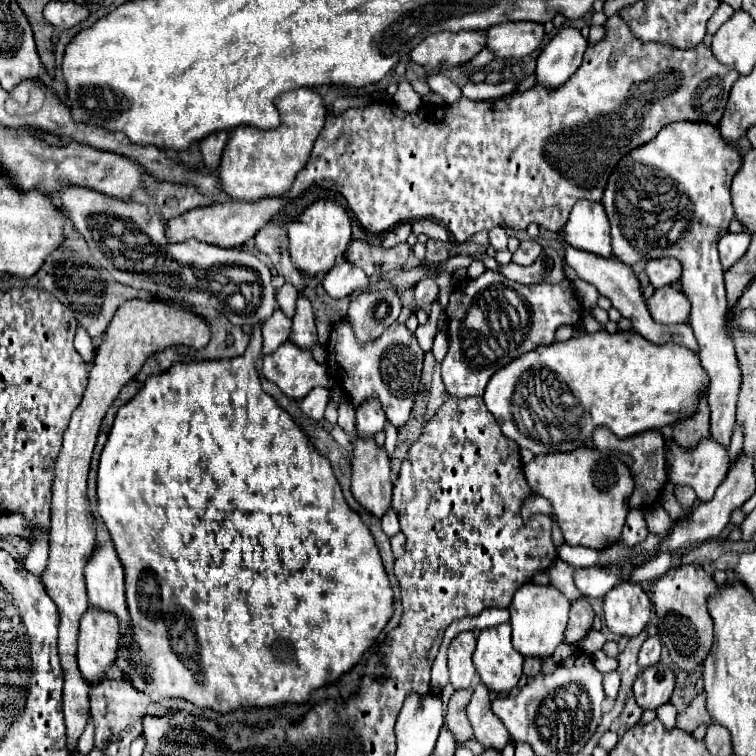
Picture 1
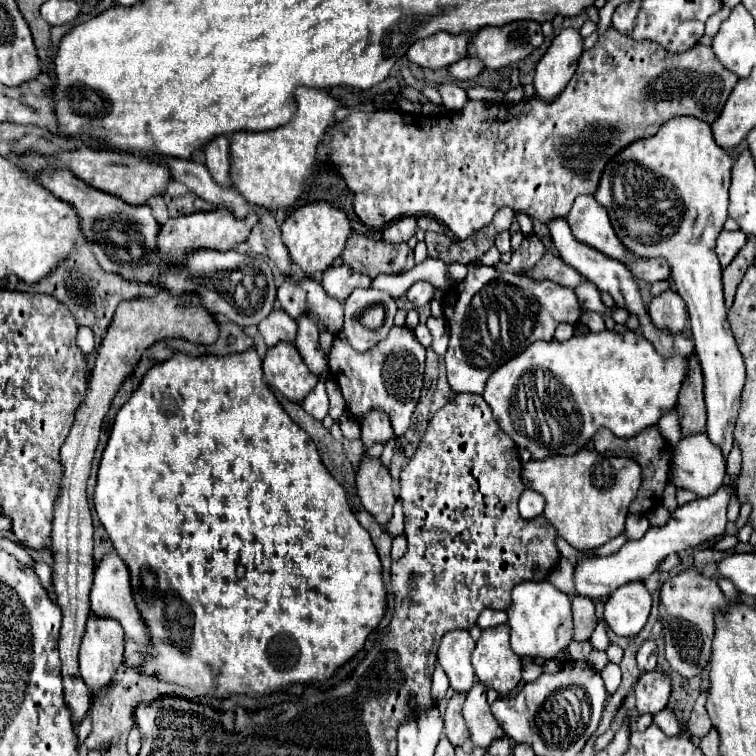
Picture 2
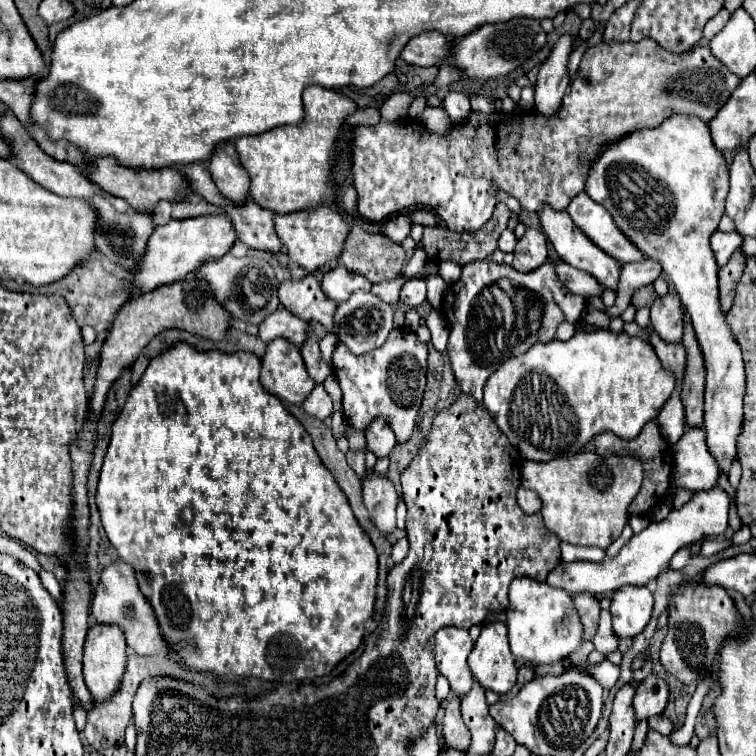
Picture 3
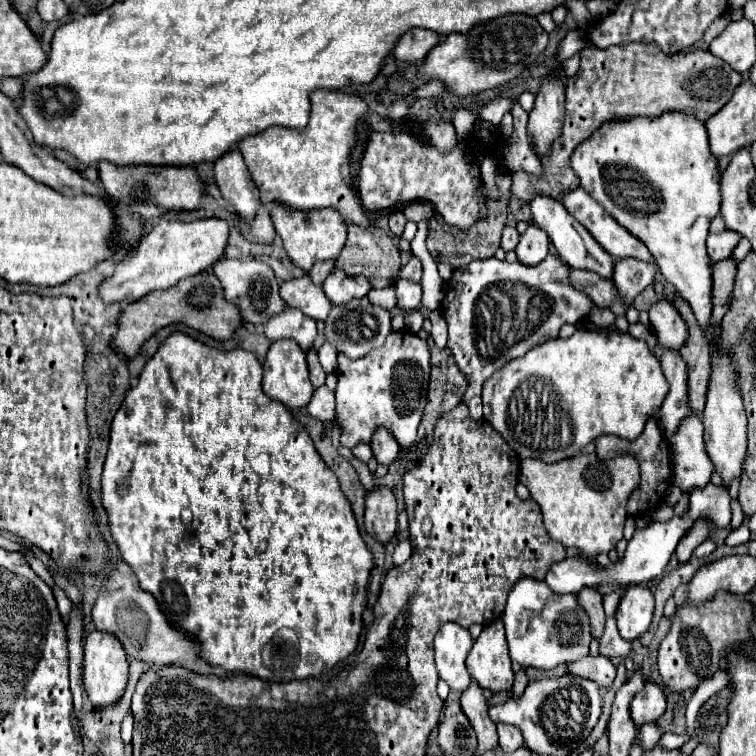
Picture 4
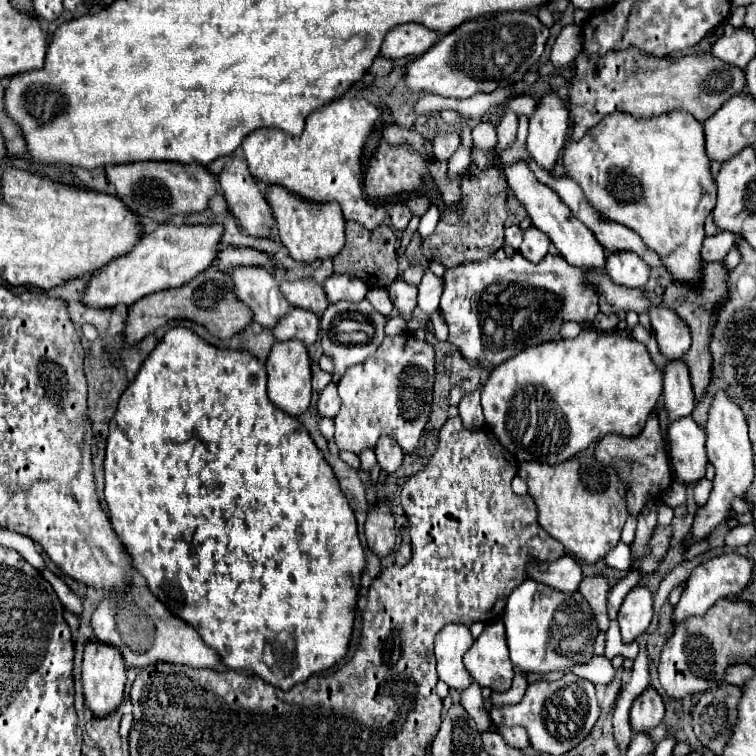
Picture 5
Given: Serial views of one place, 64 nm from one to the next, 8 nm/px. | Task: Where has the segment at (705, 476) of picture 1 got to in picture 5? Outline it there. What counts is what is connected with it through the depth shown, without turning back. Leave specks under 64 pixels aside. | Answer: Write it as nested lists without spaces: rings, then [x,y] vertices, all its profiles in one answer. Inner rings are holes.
[[[680,418],[668,430],[668,452],[674,480],[680,484],[696,484],[706,476],[704,430],[692,418]]]

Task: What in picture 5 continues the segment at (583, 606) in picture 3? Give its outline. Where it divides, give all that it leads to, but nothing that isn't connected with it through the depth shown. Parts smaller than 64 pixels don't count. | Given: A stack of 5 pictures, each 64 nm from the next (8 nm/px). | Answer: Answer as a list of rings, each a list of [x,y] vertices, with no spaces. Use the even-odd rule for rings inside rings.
[[[592,576],[592,578],[584,578],[578,592],[586,598],[586,602],[590,604],[594,618],[598,622],[598,630],[606,632],[608,630],[608,614],[606,614],[606,596],[608,596],[608,580],[604,576]]]

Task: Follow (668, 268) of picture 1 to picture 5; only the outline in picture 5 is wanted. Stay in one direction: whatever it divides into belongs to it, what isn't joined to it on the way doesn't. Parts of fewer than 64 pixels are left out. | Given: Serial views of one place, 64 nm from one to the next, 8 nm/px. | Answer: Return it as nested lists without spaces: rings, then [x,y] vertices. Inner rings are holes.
[[[616,252],[608,254],[606,274],[626,288],[644,288],[644,284],[650,278],[650,268],[640,260],[638,256],[632,256],[632,252]]]

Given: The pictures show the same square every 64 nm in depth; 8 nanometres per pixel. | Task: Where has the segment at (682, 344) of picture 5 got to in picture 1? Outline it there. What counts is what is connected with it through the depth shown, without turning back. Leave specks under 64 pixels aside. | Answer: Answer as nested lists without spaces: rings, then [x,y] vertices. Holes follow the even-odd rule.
[[[672,286],[656,288],[654,296],[648,300],[648,310],[660,324],[682,324],[690,318],[688,298],[682,290]]]

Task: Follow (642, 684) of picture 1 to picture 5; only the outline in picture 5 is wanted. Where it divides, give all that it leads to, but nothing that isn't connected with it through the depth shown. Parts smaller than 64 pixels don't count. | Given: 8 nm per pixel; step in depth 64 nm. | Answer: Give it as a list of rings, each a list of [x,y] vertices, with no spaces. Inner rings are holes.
[[[648,686],[630,708],[630,724],[634,732],[652,732],[662,718],[664,718],[662,696],[652,686]]]

